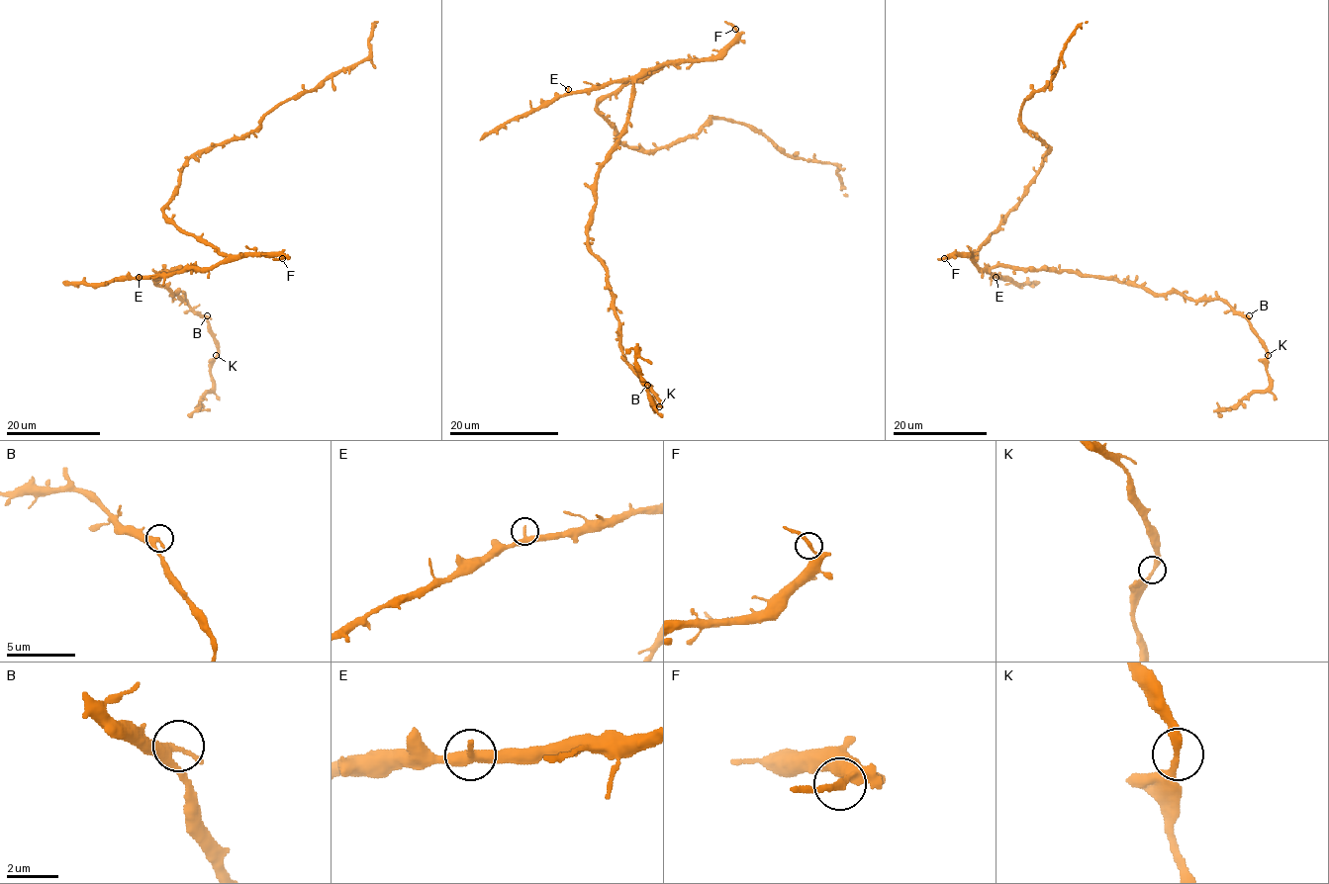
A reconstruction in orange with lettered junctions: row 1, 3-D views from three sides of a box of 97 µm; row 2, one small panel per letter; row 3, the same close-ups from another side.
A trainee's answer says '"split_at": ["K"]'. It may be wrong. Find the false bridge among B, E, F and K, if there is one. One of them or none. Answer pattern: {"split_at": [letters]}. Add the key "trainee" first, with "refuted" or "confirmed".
{"trainee": "refuted", "split_at": []}

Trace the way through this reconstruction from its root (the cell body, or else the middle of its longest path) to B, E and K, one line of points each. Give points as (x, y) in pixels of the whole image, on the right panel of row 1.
B: (979, 266), (1056, 269), (1111, 277), (1133, 282), (1152, 294), (1184, 294), (1194, 301), (1221, 300), (1249, 315)
E: (979, 266), (998, 276), (996, 277)
K: (979, 266), (1056, 269), (1133, 282), (1152, 294), (1184, 294), (1194, 301), (1221, 300), (1250, 322), (1268, 355)

